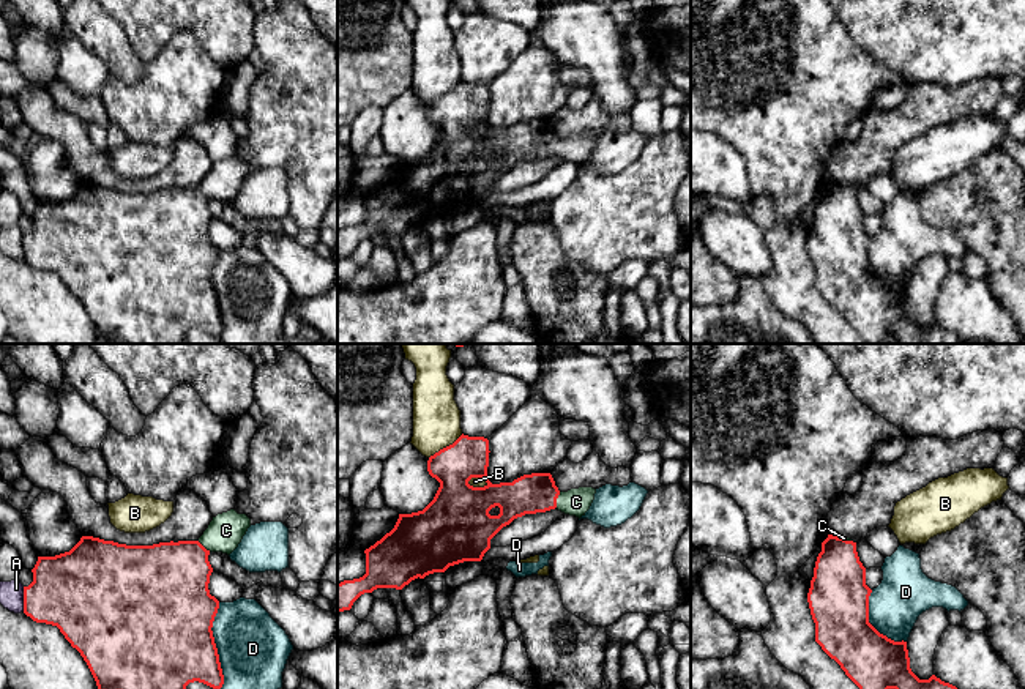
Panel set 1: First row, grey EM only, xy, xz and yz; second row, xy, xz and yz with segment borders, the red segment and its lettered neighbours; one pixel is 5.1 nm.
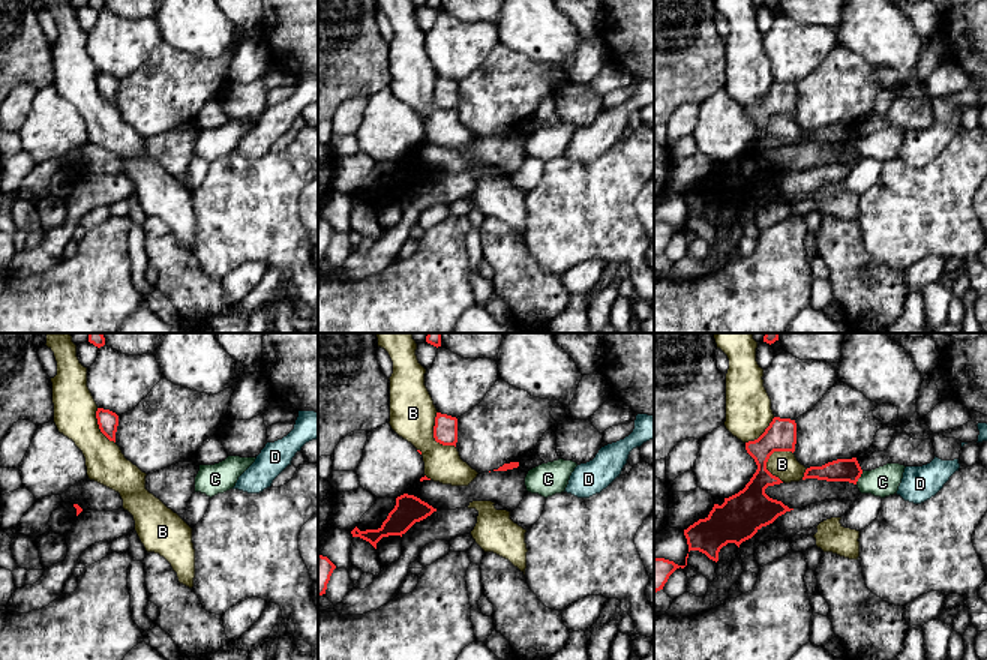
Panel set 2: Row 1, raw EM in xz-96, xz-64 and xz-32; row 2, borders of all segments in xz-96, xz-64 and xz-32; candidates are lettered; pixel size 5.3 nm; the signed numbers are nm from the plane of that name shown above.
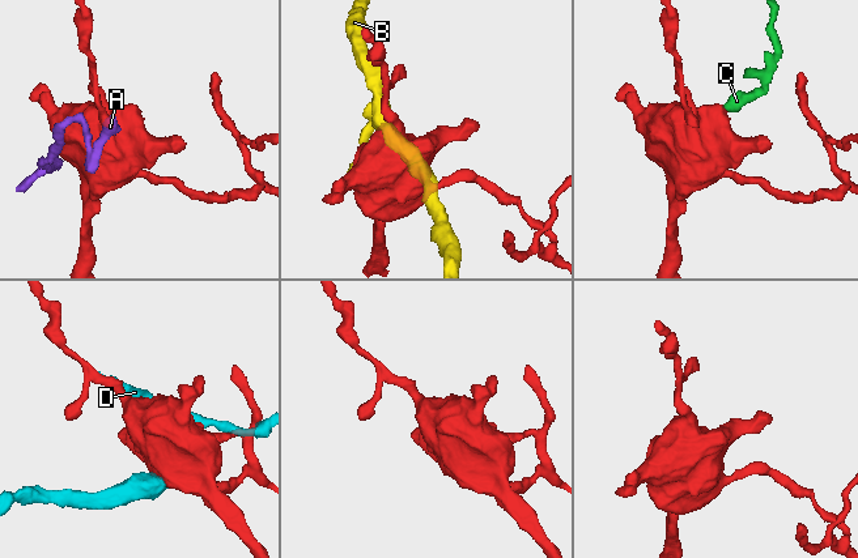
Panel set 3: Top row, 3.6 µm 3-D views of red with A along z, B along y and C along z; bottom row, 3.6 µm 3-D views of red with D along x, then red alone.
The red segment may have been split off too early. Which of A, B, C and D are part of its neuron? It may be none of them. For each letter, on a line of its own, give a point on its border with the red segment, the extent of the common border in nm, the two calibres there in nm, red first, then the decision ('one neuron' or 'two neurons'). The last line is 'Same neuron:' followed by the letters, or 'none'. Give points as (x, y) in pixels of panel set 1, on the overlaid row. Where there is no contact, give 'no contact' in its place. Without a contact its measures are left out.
A: meets red in xy at (24, 599); contact 130 nm long; 380 nm thick on the red side, 130 nm on the other; two neurons
B: meets red in xz at (447, 446); contact 220 nm long; 220 nm thick on the red side, 240 nm on the other; two neurons
C: meets red in xz at (555, 500); contact 80 nm long; 200 nm thick on the red side, 140 nm on the other; one neuron
D: meets red in xy at (215, 645); contact 440 nm long; 480 nm thick on the red side, 360 nm on the other; two neurons
Same neuron: C

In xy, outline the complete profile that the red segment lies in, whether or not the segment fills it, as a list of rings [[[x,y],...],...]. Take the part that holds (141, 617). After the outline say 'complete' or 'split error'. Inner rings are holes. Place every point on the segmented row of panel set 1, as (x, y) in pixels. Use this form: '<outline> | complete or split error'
[[[230,509],[213,517],[197,541],[126,546],[82,536],[69,552],[38,557],[32,569],[33,582],[24,587],[24,613],[60,629],[87,662],[98,689],[186,689],[194,681],[221,689],[224,675],[211,631],[219,601],[208,590],[213,572],[208,555],[230,555],[249,527],[246,514]]] | split error

